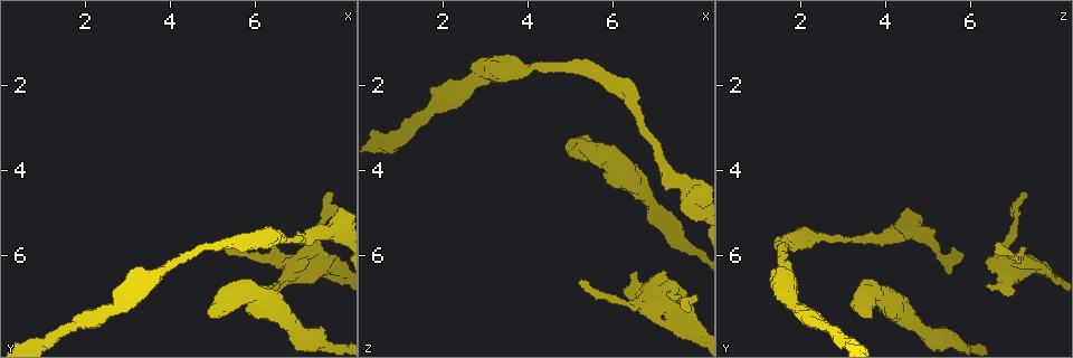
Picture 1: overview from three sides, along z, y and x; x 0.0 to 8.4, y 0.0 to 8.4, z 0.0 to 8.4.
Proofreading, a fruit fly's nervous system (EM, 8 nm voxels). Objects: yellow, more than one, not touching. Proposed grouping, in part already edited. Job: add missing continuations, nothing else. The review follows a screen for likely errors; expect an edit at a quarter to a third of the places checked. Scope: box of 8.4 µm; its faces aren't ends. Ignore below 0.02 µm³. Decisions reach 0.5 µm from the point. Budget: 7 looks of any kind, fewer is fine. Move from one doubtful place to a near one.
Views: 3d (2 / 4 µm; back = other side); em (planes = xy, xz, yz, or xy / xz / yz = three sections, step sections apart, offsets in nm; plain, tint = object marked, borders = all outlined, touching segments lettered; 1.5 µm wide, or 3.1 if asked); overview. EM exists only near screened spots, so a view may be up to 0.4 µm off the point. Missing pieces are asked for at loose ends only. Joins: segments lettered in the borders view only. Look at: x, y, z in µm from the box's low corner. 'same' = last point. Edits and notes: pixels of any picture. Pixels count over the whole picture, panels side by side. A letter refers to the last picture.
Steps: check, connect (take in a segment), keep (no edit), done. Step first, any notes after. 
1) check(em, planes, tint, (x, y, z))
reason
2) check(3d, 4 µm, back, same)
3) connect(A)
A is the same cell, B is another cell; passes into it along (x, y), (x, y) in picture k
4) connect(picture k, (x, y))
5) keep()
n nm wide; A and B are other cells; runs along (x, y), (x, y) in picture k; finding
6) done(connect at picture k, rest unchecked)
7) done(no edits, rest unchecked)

check(3d, 2 µm, (5.00, 7.30, 3.25))
stops while still wide

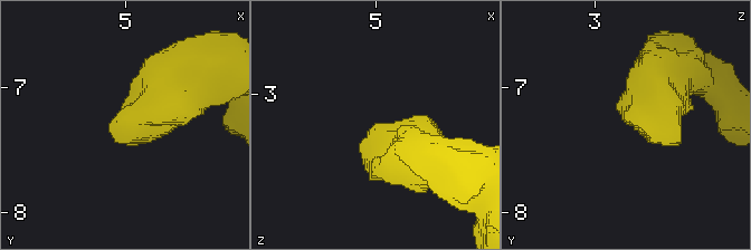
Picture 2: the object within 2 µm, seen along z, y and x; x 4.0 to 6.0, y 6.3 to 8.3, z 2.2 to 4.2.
check(em, planes, tint, (4.96, 7.28, 3.28))
need the tissue

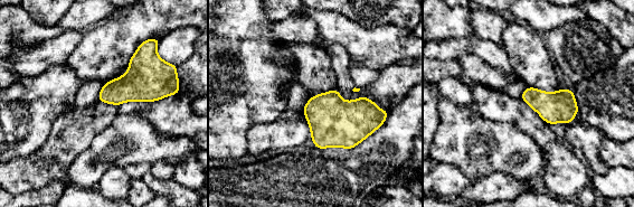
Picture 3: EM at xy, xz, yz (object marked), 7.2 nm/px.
check(em, planes, borders, same)

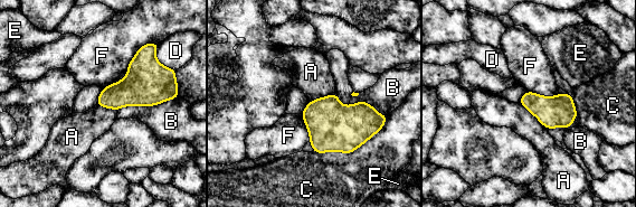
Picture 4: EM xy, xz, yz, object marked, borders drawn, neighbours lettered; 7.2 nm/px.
keep()
C touches over 600 nm; A, B, C, D, E and F are other cells; border along (519, 102), (548, 130) in picture 4; no lettered segment goes on from it

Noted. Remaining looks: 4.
check(em, yz, step 8, tint, (6.55, 6.70, 6.45))
branch stops here

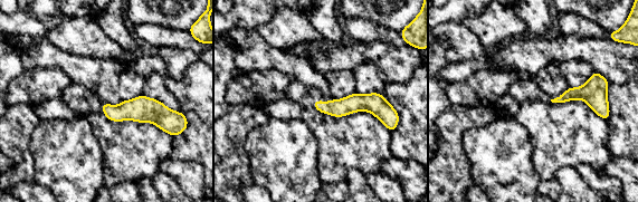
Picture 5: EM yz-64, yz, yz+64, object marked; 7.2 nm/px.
check(em, xz, step 8, borders, same)
cut it another way

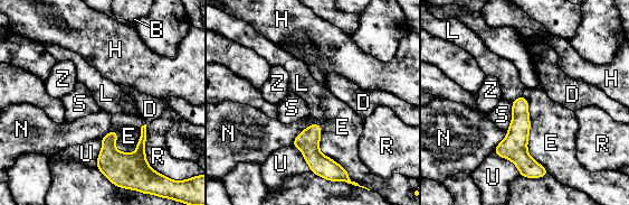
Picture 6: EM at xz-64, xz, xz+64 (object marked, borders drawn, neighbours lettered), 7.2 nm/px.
connect(L)
L is the same cell, B, D, E, H, N, R, S, U and Z are other cells; passes into it along (520, 126), (517, 98), (511, 85) in picture 6; the neuron continues

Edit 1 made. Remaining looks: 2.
check(overview)
redraw

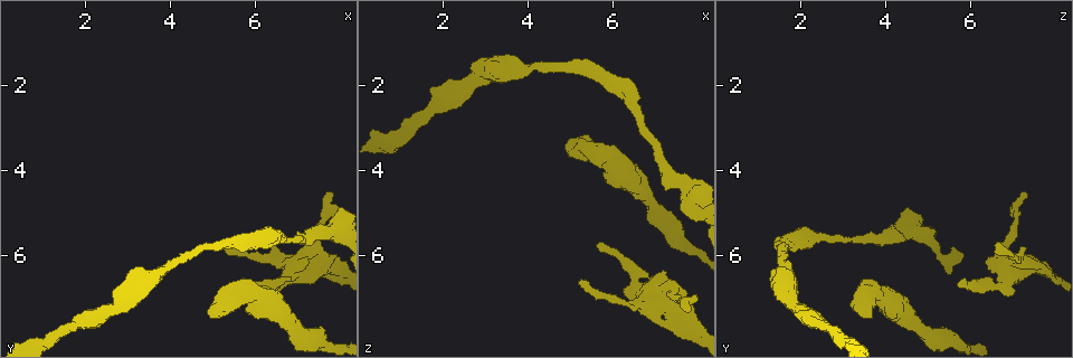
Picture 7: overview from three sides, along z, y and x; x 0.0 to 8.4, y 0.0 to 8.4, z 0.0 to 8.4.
check(em, planes, borders, (7.75, 4.50, 7.25))
branch stops here

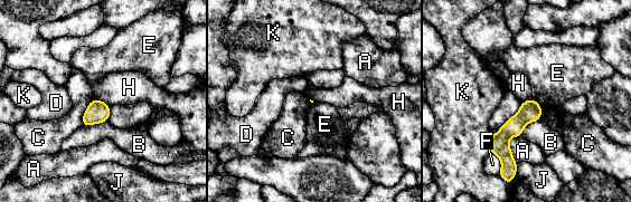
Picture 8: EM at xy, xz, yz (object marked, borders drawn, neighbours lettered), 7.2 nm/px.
keep()
A, B, C, D, E, F, H, J and K are other cells; border along (94, 98), (104, 102), (109, 106) in picture 8; no lettered segment goes on from it

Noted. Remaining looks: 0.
done(connect at picture 6, rest unchecked)

